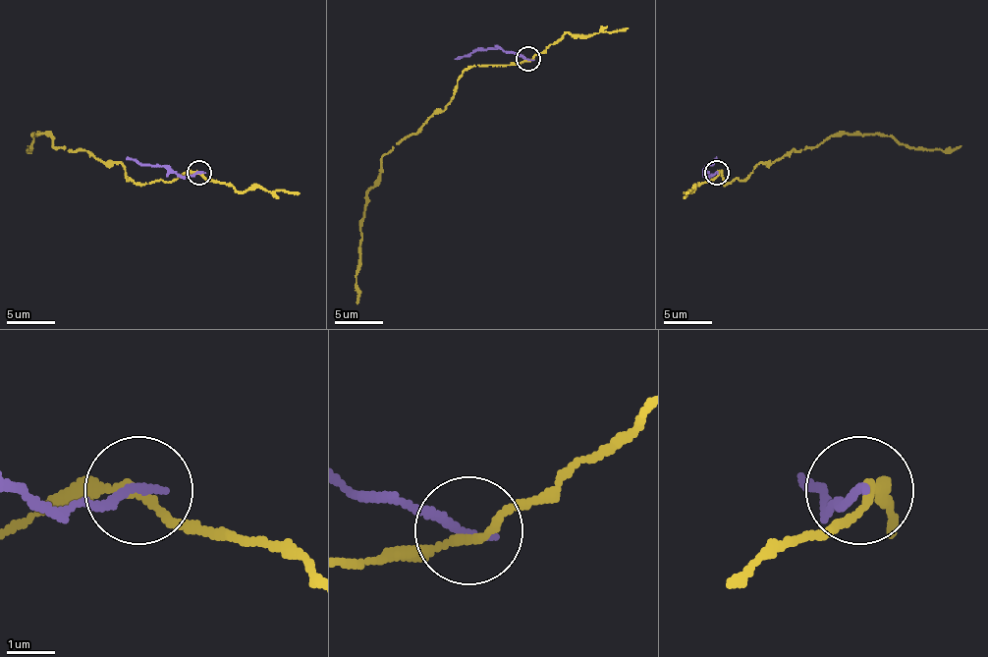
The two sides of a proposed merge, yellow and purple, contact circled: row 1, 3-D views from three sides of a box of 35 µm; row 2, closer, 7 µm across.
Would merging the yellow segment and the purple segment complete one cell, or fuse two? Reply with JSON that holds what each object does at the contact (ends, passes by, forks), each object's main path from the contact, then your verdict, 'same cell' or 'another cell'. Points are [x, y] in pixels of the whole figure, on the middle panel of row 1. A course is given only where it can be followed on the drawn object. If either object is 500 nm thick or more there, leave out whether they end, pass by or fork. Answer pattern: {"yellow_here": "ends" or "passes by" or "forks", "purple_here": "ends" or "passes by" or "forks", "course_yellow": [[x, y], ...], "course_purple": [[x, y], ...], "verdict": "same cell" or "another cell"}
{"yellow_here": "passes by", "purple_here": "ends", "course_yellow": [[527, 59], [468, 67], [447, 105], [381, 159], [378, 181], [366, 195], [356, 271], [358, 302]], "course_purple": [[527, 59], [498, 49], [473, 49], [454, 59]], "verdict": "another cell"}

